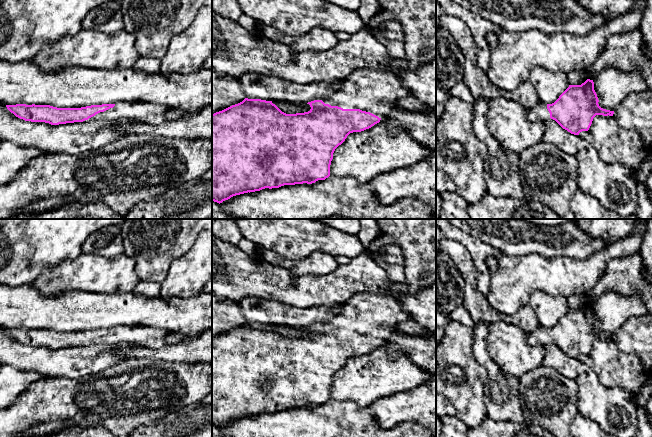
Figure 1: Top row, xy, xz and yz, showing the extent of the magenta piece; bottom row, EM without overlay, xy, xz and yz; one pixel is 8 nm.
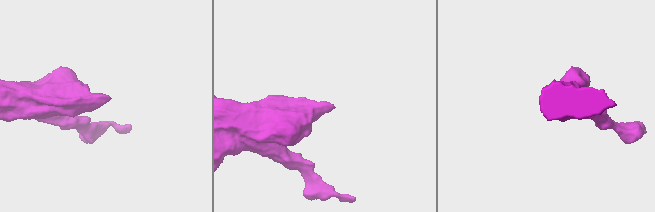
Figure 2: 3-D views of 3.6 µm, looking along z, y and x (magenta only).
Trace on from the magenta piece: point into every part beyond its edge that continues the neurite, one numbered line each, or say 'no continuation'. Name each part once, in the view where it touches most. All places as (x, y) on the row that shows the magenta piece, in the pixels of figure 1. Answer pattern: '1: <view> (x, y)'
1: xz (371, 90)

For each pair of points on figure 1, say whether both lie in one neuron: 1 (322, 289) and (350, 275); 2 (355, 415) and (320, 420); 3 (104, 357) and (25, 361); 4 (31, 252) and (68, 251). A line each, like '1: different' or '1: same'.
1: same
2: same
3: same
4: same

